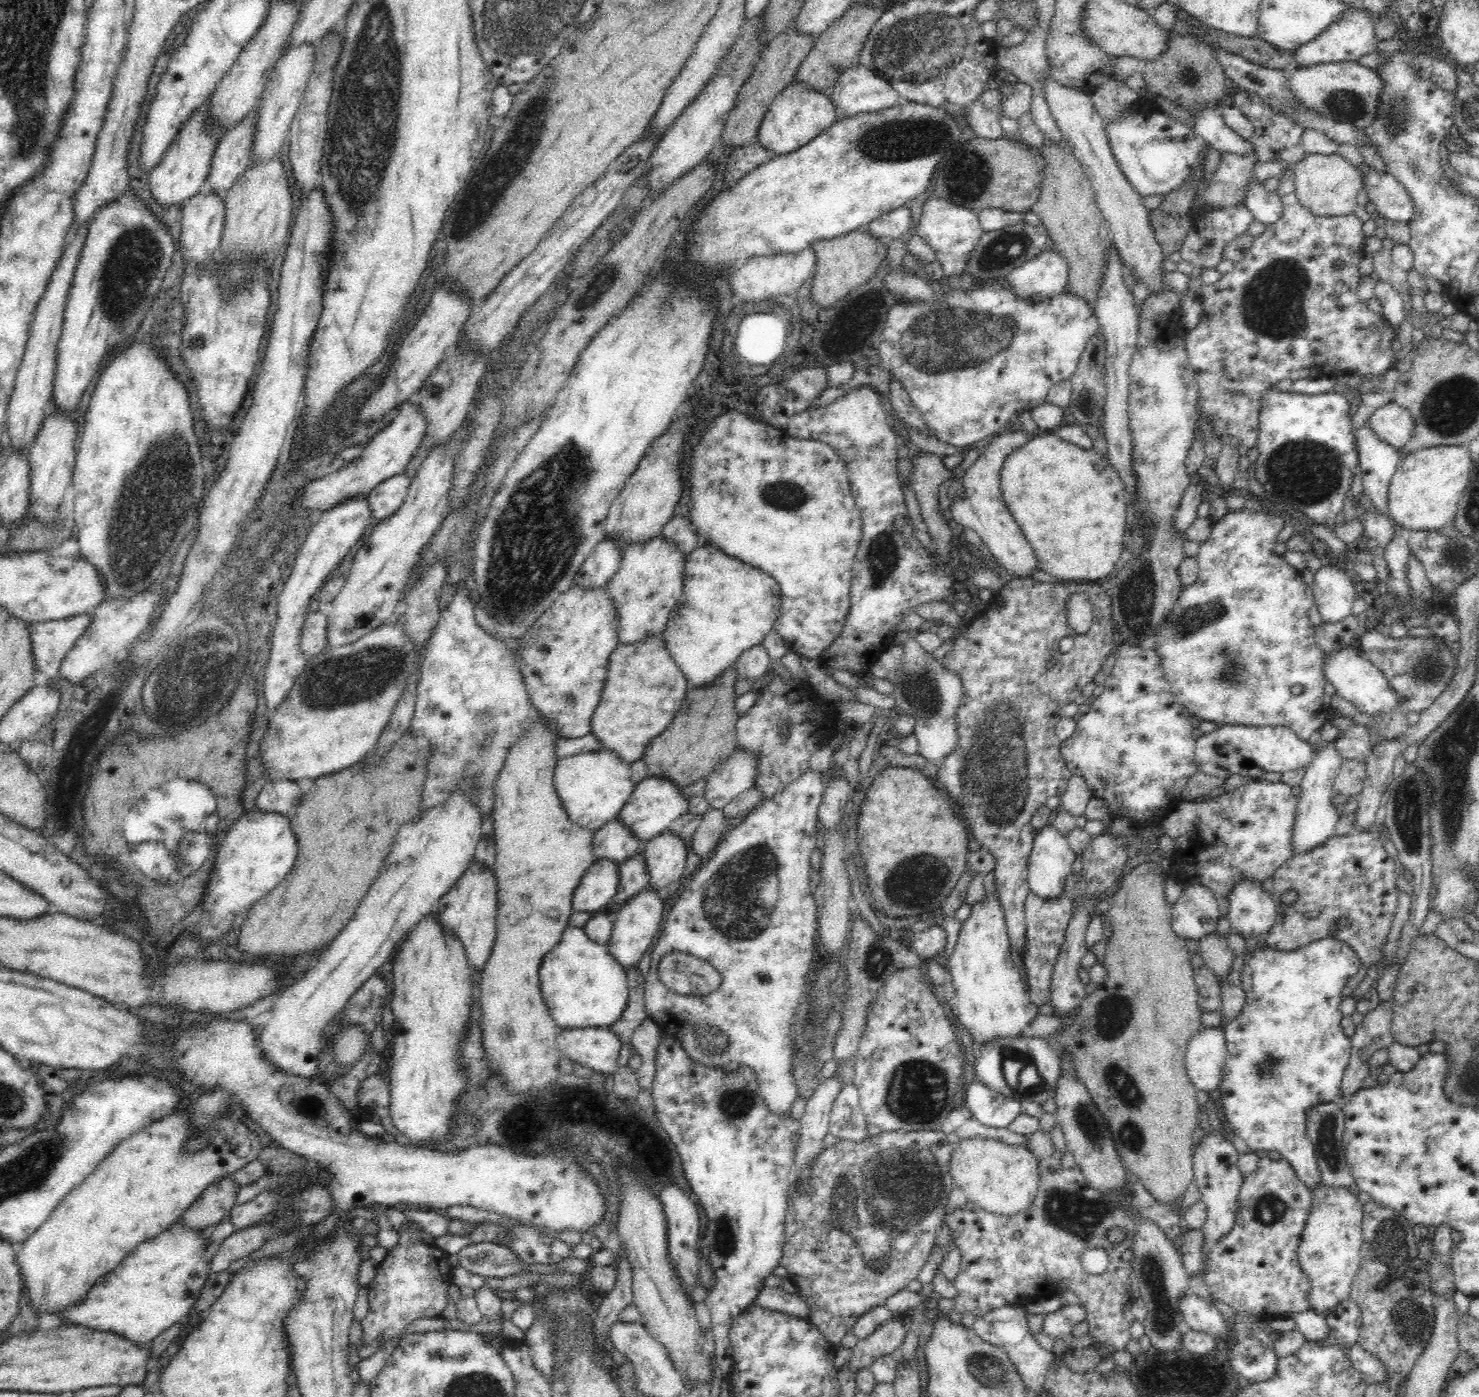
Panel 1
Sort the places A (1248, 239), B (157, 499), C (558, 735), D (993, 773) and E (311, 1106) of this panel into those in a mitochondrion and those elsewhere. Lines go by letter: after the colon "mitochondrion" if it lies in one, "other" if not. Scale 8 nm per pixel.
A: other
B: mitochondrion
C: other
D: mitochondrion
E: mitochondrion

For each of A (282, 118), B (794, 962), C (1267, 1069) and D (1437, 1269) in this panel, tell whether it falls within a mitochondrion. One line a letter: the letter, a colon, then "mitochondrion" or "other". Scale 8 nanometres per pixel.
A: other
B: other
C: mitochondrion
D: mitochondrion

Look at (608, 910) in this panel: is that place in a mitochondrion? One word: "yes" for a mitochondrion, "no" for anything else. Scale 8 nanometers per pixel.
no

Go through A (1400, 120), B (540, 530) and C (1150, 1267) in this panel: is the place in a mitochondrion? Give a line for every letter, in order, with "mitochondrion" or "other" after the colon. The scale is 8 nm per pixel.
A: mitochondrion
B: mitochondrion
C: mitochondrion

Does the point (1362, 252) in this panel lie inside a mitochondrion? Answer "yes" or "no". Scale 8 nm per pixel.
no

